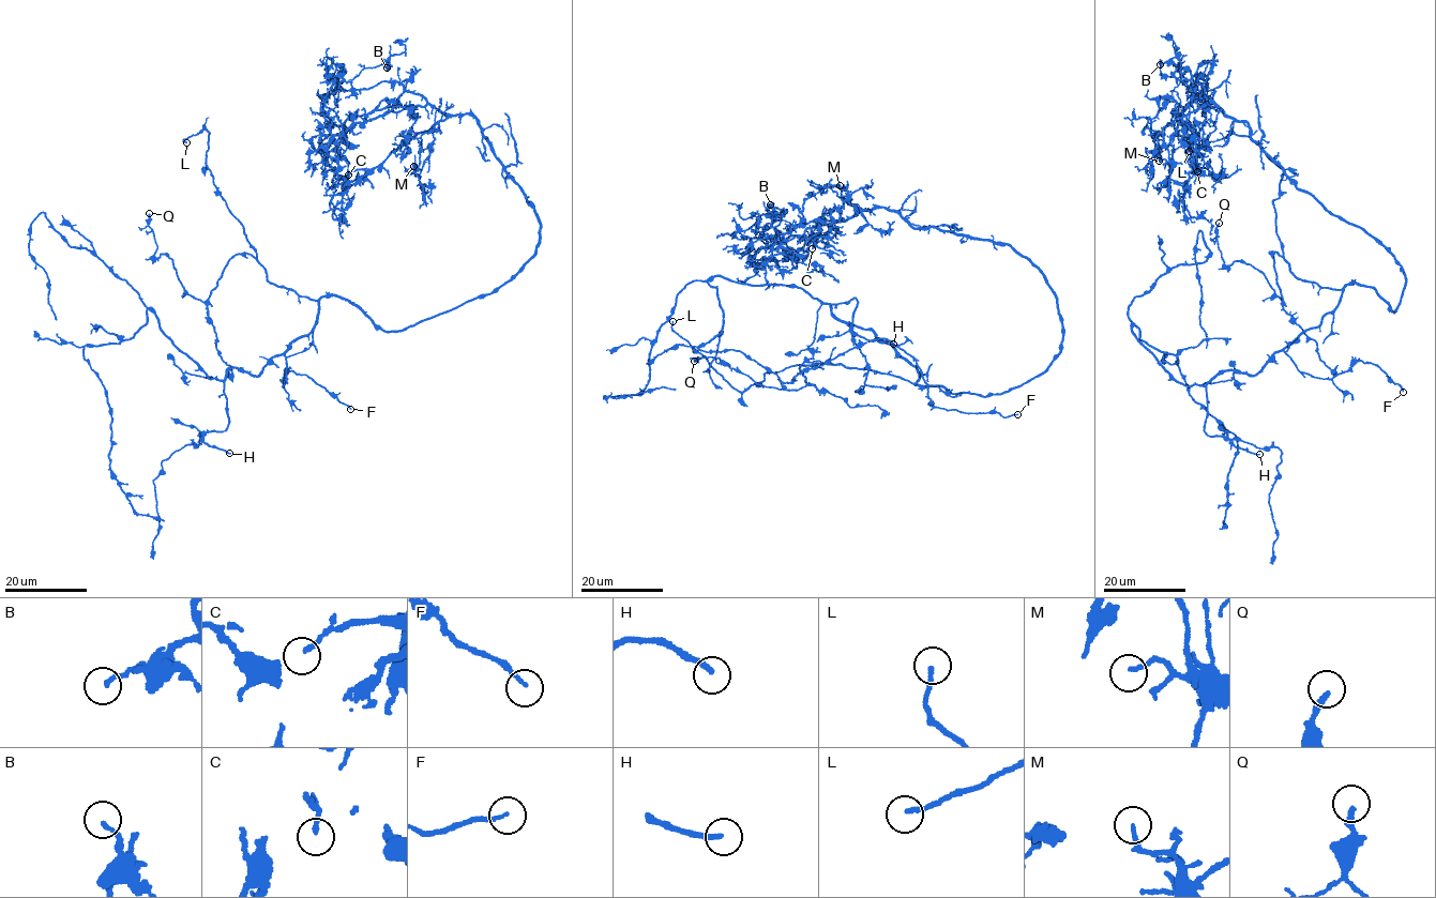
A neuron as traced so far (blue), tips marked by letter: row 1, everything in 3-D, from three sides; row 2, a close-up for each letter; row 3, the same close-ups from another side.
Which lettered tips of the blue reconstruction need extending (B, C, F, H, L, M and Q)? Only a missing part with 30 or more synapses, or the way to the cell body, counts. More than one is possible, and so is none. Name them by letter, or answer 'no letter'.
C, H, L

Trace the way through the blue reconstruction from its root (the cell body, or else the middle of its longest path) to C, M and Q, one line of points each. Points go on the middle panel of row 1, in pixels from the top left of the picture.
C: (960, 393), (1009, 392), (1057, 356), (1062, 325), (1042, 272), (1007, 244), (848, 199), (812, 248)
M: (960, 393), (1003, 393), (1051, 365), (1063, 332), (1046, 276), (1007, 244), (857, 209), (840, 185)
Q: (960, 393), (818, 361), (802, 363), (799, 369), (806, 384), (784, 390), (758, 384), (719, 358), (694, 361)

